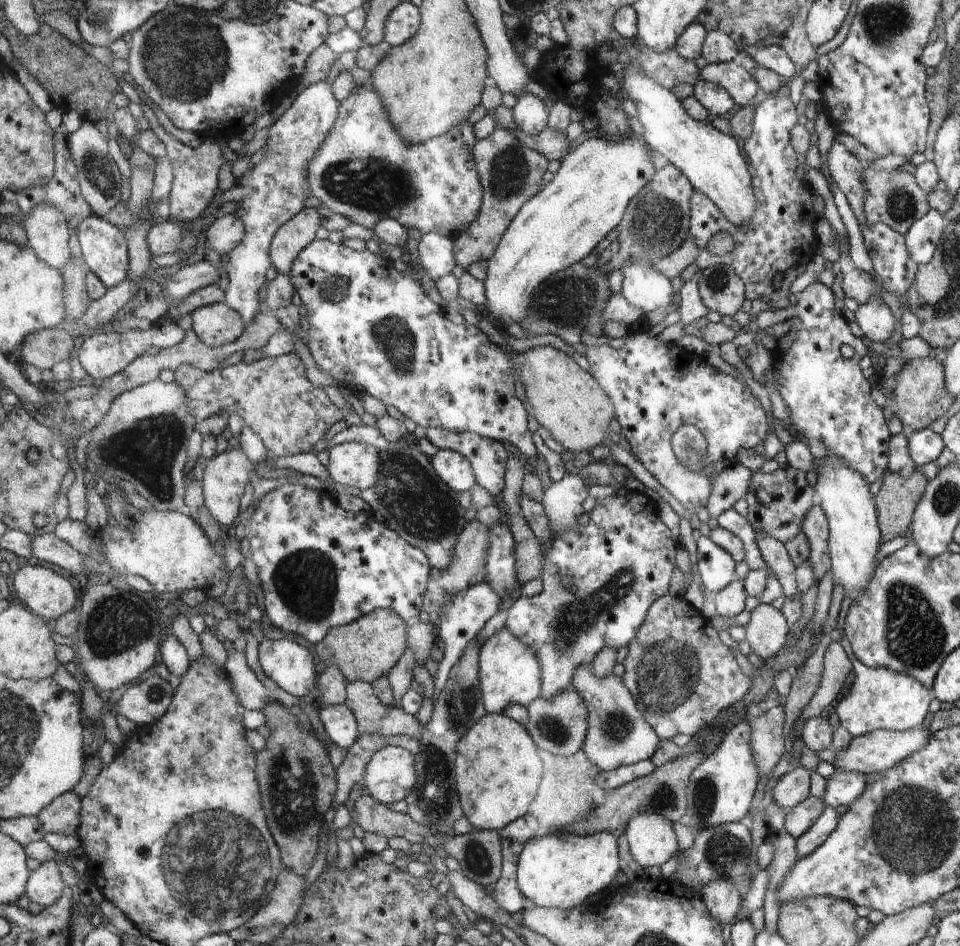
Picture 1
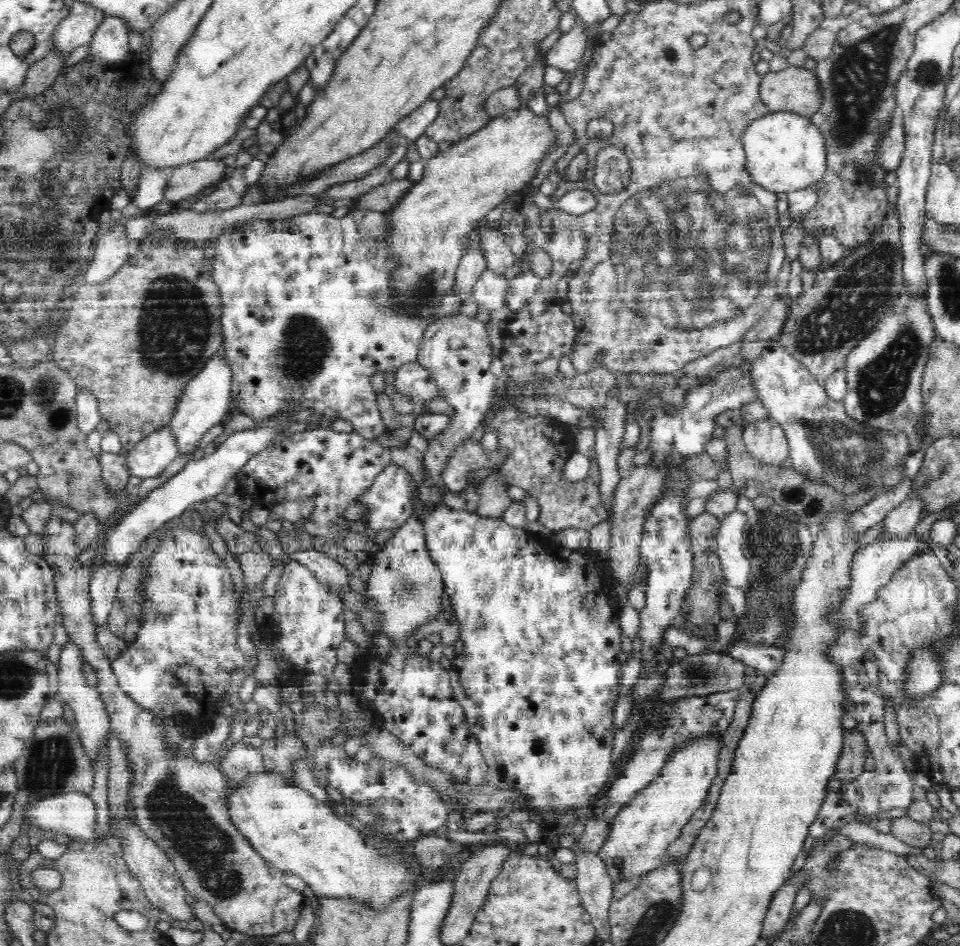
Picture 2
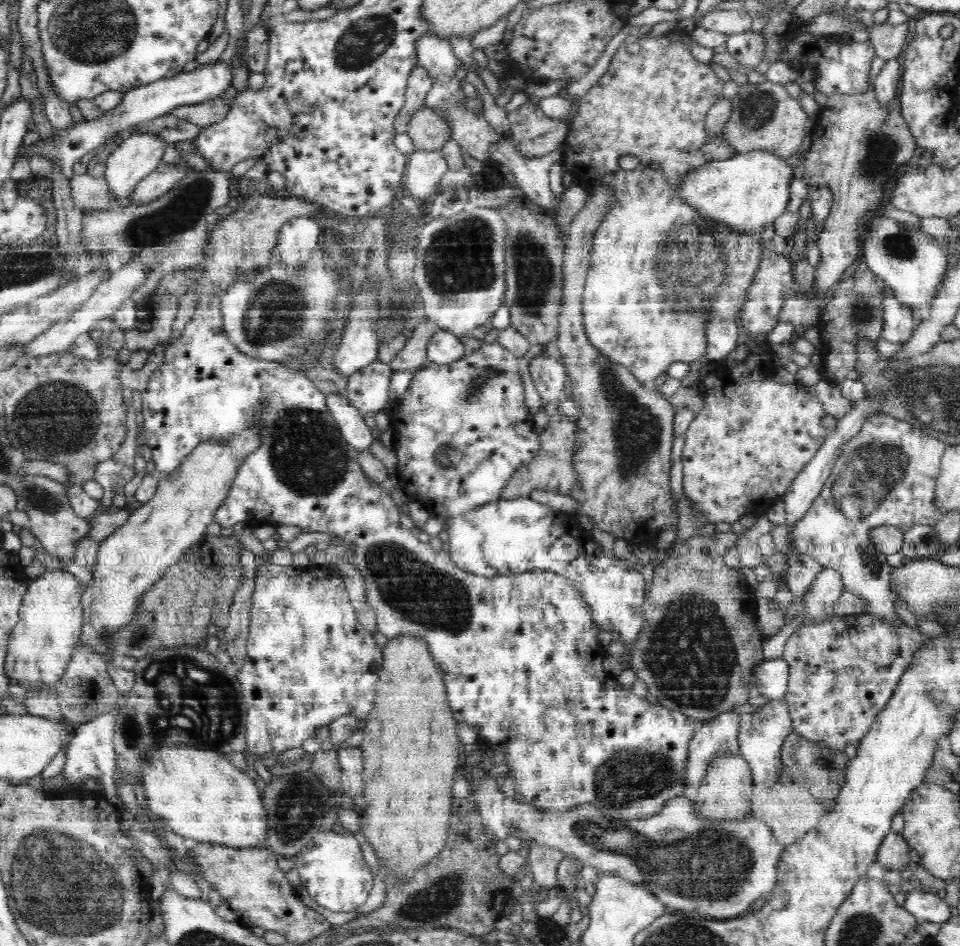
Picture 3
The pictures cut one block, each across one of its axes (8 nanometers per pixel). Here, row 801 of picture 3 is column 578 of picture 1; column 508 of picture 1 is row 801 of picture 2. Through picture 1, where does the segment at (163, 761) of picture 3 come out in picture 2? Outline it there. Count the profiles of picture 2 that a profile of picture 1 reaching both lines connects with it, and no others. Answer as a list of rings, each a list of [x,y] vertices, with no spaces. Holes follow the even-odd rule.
[[[265,770],[250,780],[234,784],[234,787],[236,790],[228,796],[228,809],[236,827],[273,867],[279,871],[294,872],[302,878],[308,886],[308,893],[313,897],[354,900],[366,903],[372,909],[381,909],[399,894],[414,887],[414,880],[418,882],[424,876],[413,857],[411,860],[396,859],[392,853],[386,855],[384,851],[366,845],[364,834],[346,823],[342,817],[334,815],[326,803],[316,800],[308,791],[289,785],[280,773]]]

